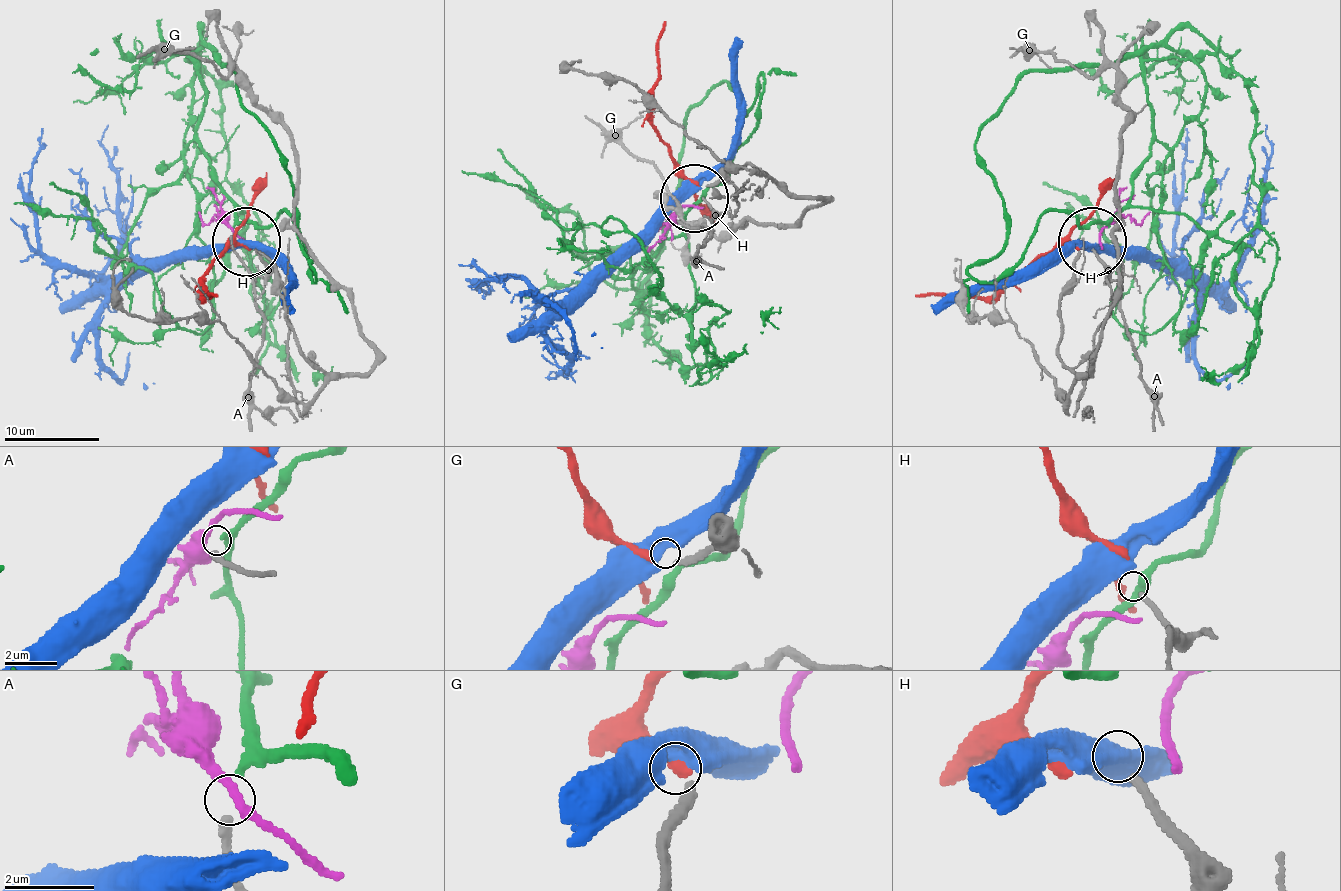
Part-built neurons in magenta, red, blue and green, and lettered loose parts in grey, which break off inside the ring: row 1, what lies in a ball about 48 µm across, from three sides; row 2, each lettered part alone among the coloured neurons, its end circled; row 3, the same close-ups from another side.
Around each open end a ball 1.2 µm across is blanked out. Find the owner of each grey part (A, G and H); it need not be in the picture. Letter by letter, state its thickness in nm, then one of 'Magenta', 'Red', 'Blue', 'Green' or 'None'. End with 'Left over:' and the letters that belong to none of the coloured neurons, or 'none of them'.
A: Thickness 190 nm. Green
G: Thickness 200 nm. None
H: Thickness 200 nm. None
Left over: G, H

